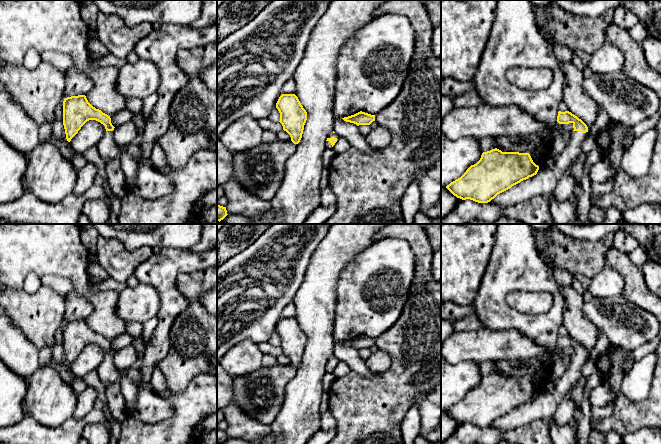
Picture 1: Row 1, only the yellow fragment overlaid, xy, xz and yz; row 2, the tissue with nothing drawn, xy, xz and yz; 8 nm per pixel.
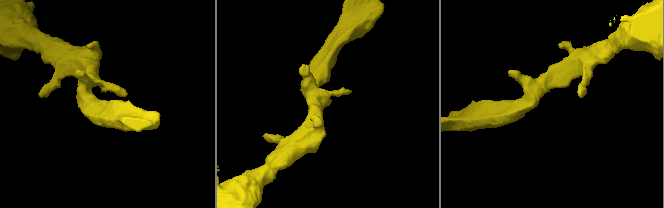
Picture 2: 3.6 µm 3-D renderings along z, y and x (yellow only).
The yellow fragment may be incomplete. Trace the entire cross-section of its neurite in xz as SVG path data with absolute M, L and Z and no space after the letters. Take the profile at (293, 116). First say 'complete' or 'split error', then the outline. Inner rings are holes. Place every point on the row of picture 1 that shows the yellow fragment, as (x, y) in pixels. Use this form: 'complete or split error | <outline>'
complete | M282 94L276 108L280 113L280 123L294 144L298 144L302 138L304 125L307 120L307 112L301 105L295 94Z

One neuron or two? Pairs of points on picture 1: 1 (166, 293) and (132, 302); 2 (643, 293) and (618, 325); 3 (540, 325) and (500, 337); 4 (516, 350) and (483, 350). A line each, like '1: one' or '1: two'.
1: two
2: two
3: two
4: one

